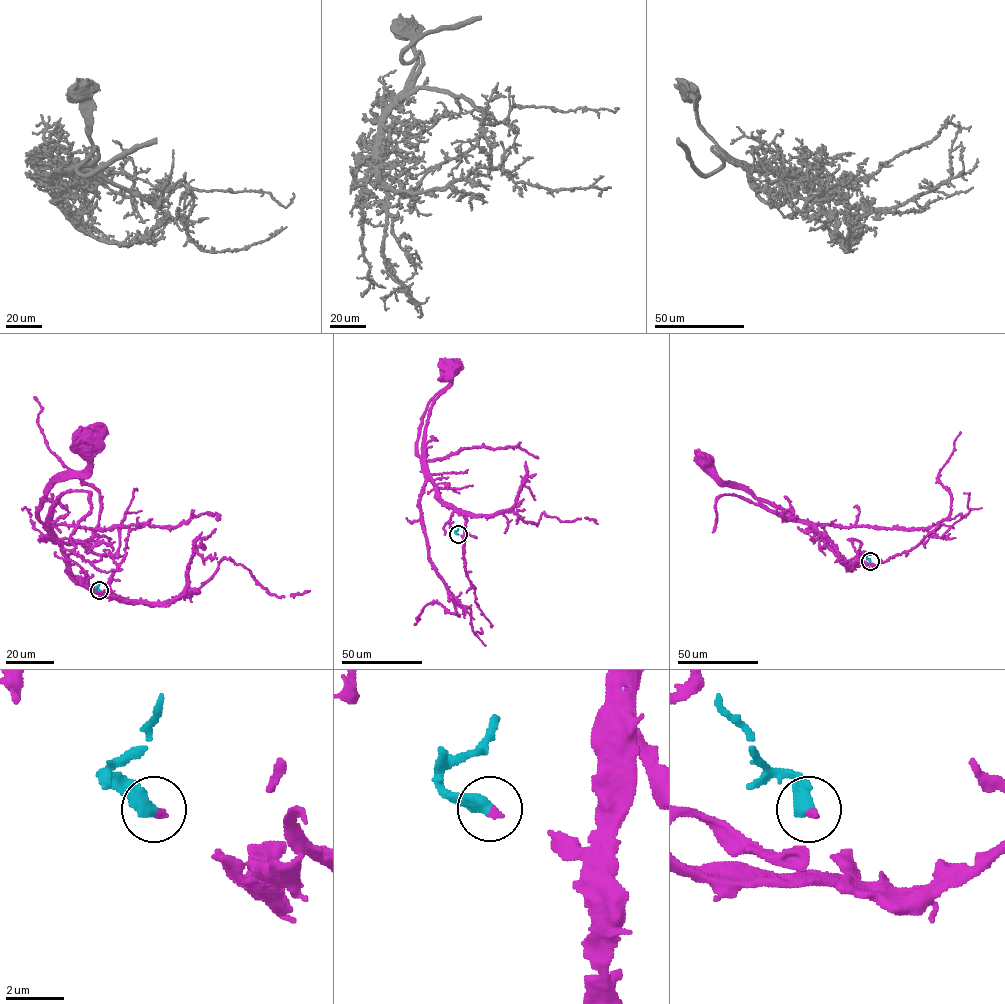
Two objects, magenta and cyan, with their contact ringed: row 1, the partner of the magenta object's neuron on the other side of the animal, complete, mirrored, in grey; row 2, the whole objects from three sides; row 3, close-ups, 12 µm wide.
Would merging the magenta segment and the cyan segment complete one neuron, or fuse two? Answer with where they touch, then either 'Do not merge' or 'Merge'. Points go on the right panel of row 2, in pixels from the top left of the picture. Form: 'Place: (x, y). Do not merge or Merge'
Place: (870, 561). Merge

